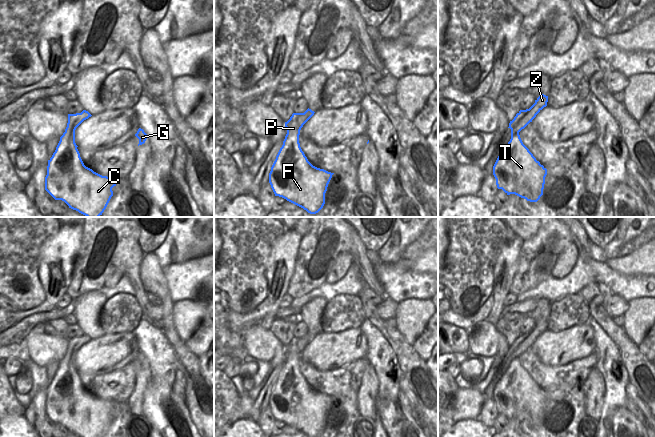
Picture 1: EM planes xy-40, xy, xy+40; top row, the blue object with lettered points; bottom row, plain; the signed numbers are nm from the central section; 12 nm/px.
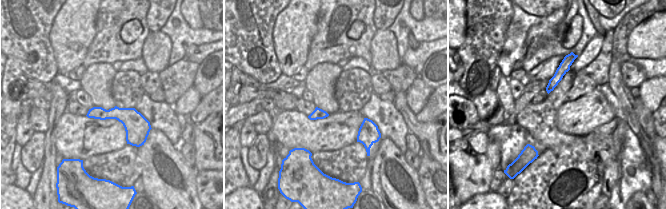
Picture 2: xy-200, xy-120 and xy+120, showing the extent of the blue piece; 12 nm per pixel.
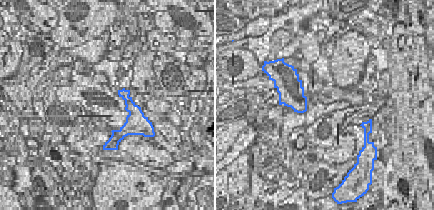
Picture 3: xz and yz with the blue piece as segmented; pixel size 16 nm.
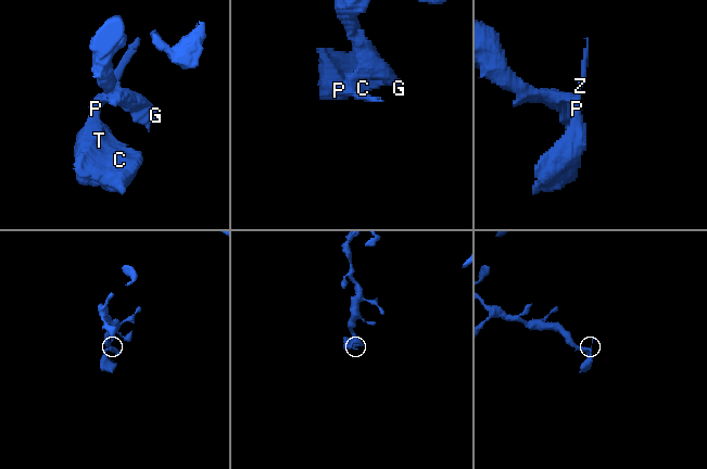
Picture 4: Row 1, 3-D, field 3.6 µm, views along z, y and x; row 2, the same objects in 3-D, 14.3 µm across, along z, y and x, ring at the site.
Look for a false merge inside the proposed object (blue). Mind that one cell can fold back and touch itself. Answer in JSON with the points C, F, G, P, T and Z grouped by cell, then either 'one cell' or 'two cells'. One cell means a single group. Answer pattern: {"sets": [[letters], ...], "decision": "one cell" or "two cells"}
{"sets": [["C", "F", "G", "P", "T", "Z"]], "decision": "one cell"}

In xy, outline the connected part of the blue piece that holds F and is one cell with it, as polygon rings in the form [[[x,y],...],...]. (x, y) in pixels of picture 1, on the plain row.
[[[308,332],[304,337],[293,337],[290,343],[285,346],[287,358],[269,397],[269,407],[275,420],[286,423],[308,437],[318,437],[323,432],[325,417],[334,398],[313,390],[300,371],[300,354],[314,337]]]

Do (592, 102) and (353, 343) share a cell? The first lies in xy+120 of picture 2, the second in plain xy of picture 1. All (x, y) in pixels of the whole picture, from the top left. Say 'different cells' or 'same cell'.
same cell

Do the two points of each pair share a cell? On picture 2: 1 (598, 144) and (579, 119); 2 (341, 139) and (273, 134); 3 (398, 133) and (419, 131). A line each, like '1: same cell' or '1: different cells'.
1: different cells
2: same cell
3: different cells

